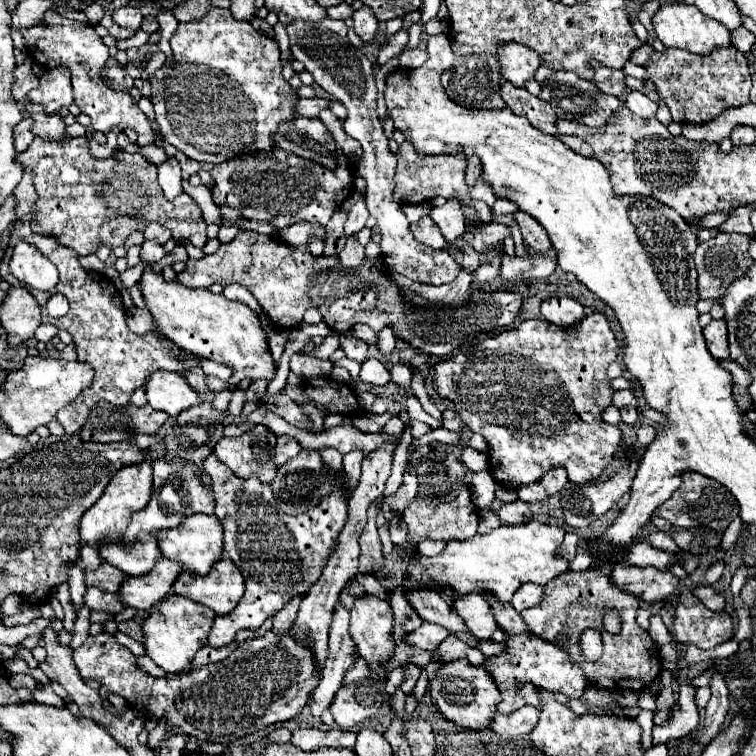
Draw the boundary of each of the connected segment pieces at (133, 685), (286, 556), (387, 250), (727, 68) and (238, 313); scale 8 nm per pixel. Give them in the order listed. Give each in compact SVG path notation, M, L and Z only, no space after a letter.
M271 630L263 638L245 640L221 662L165 678L153 678L141 670L137 658L107 632L87 636L73 652L73 660L81 678L99 680L109 692L123 696L137 710L147 710L155 720L165 718L167 732L221 744L229 744L259 728L291 720L301 712L321 680L321 670L315 666L307 646L295 642L289 634L279 638Z
M215 454L205 460L205 472L211 476L211 488L215 490L215 516L225 532L225 556L233 560L245 578L241 602L231 614L217 616L211 628L207 644L219 648L233 642L235 634L243 628L259 630L267 618L283 608L283 604L309 592L323 574L327 558L339 542L339 534L347 522L347 500L339 490L339 482L335 482L331 494L327 494L319 506L289 516L275 506L269 484L257 478L239 480Z
M323 18L319 22L305 22L305 20L293 20L287 24L287 34L291 40L291 52L293 58L303 62L305 70L315 78L315 82L335 100L343 102L349 110L349 118L343 120L345 132L355 138L363 154L357 162L357 174L367 180L367 210L371 216L377 218L377 226L381 230L381 252L383 262L399 272L405 278L411 278L421 284L449 284L459 274L459 264L453 260L453 256L447 250L431 250L419 242L415 242L409 222L405 214L401 212L401 206L393 200L393 174L397 166L395 154L389 150L389 140L383 134L383 124L377 114L377 88L375 88L375 74L373 64L367 60L367 56L353 48L347 40L347 26L343 20L331 20Z
M667 48L665 52L653 52L643 64L649 82L655 84L661 100L671 110L673 122L679 124L705 124L715 120L727 108L739 108L749 102L751 74L749 64L739 50L715 48L711 54L699 56L687 50Z
M147 262L139 286L153 316L155 328L191 354L231 366L235 374L229 384L235 386L245 376L251 380L273 380L275 366L267 350L267 336L259 326L257 314L247 304L231 302L223 294L213 294L207 288L187 288L177 280L167 282L163 274L155 272Z

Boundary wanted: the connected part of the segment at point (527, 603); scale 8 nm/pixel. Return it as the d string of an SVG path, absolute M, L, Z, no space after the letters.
M523 584L523 586L521 586L521 588L515 592L515 596L513 596L511 604L513 604L513 608L515 608L517 612L521 612L521 610L525 610L525 608L535 606L535 604L539 602L541 594L543 594L543 586L535 586L535 584Z

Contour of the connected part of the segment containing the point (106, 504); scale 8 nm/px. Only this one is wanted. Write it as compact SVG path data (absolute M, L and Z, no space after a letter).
M133 464L133 466L125 466L121 468L111 482L107 484L103 496L83 514L81 518L81 538L85 544L89 546L99 546L101 538L121 538L131 522L131 514L141 510L143 506L147 506L149 498L151 498L151 484L153 484L153 468L151 464Z

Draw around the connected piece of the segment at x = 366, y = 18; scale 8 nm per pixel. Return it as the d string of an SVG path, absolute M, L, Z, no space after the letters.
M363 6L363 8L355 10L355 14L353 14L353 30L363 42L373 42L375 40L377 30L379 30L379 20L375 18L375 14L371 14L369 6Z

